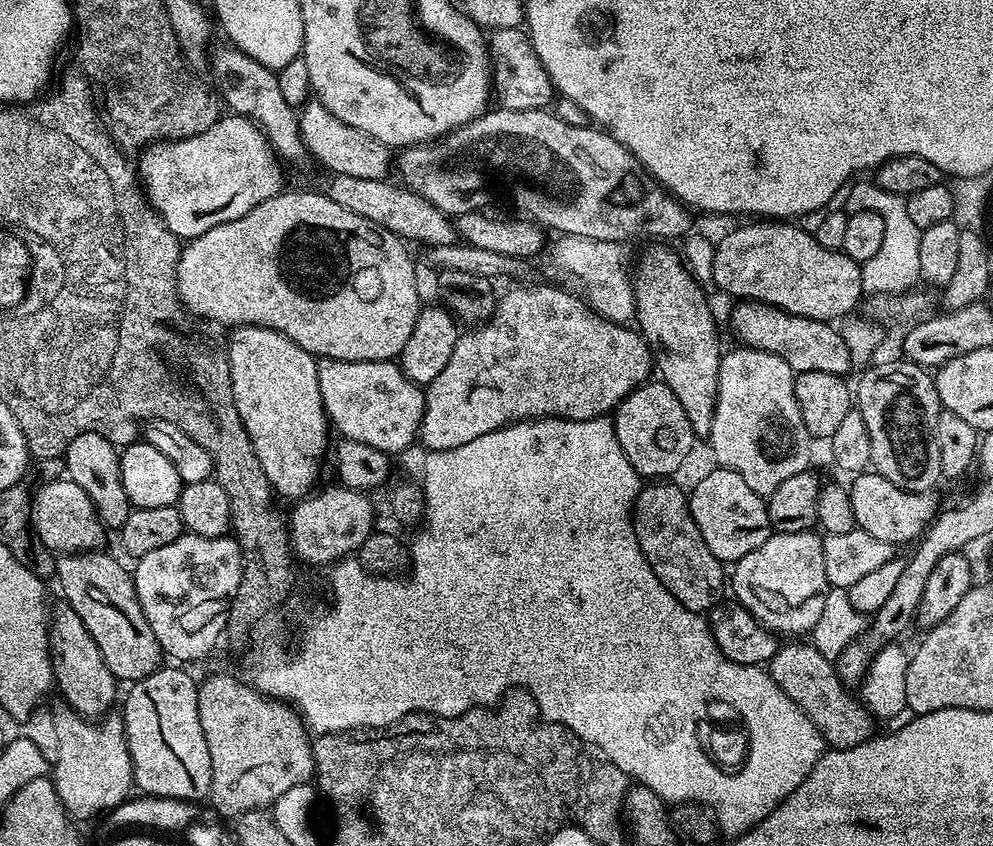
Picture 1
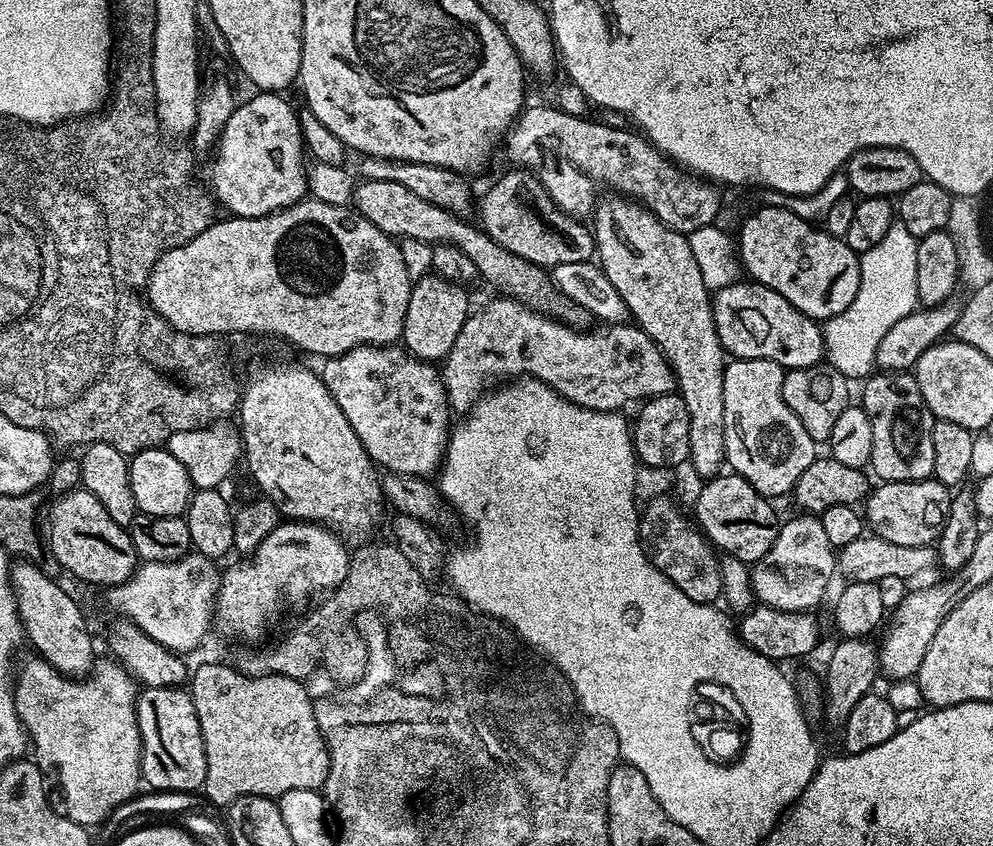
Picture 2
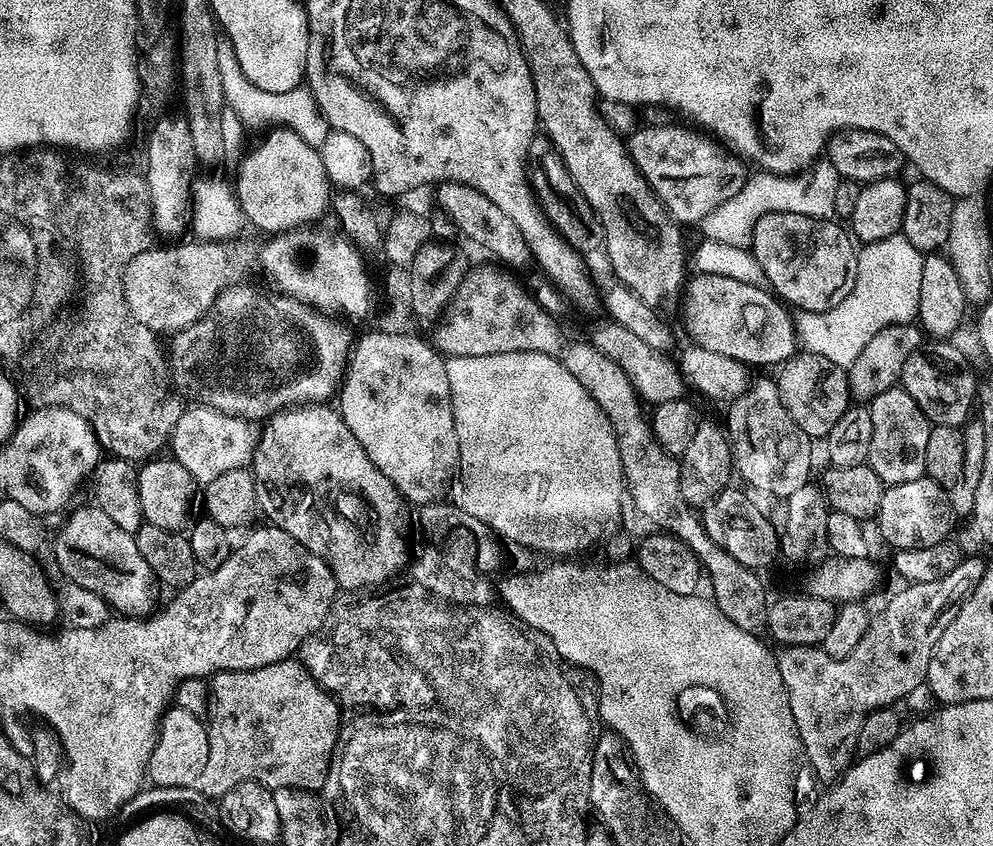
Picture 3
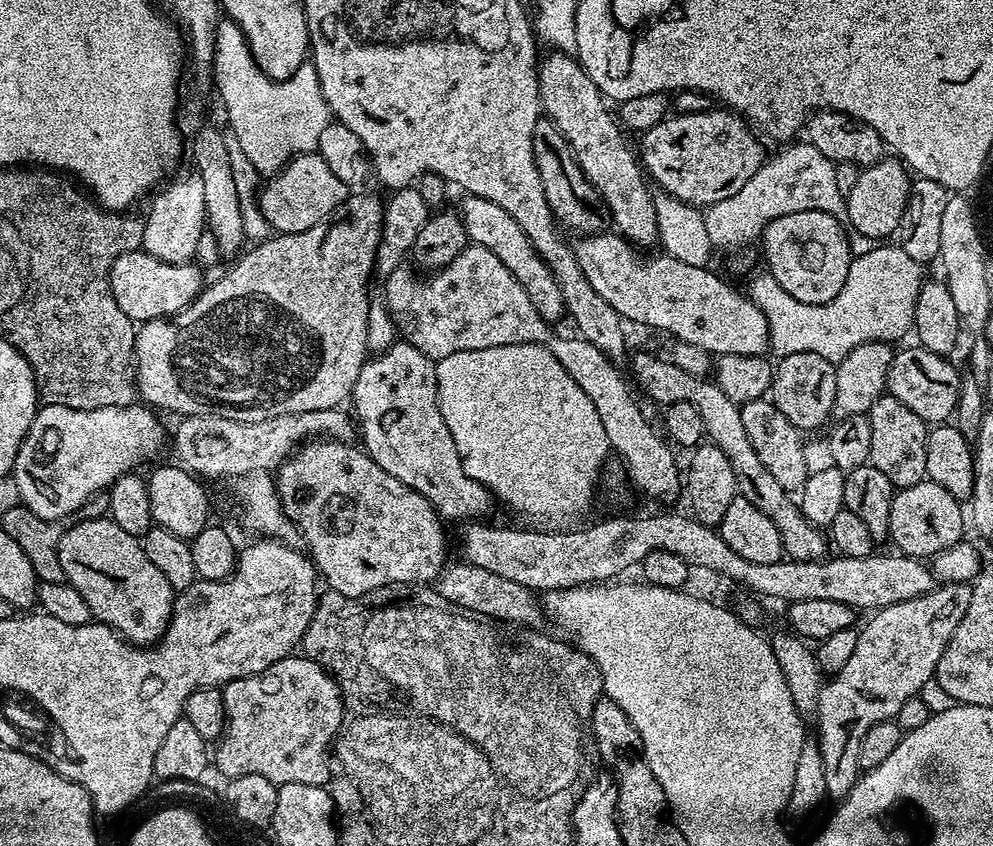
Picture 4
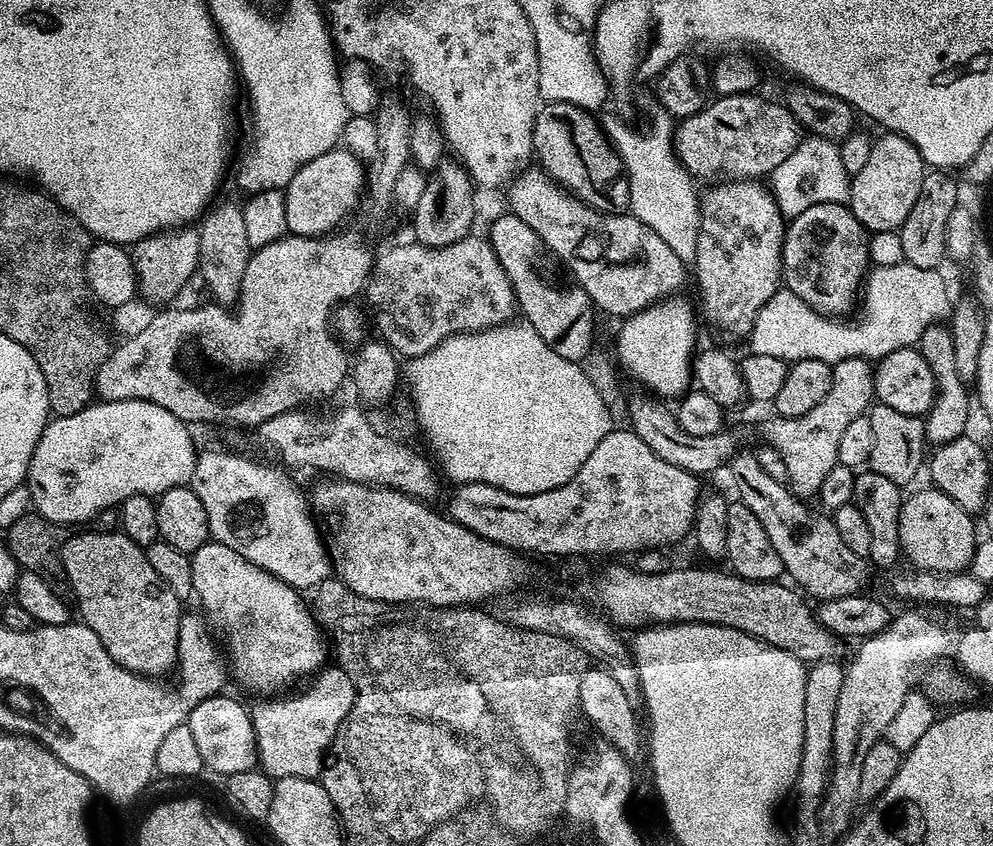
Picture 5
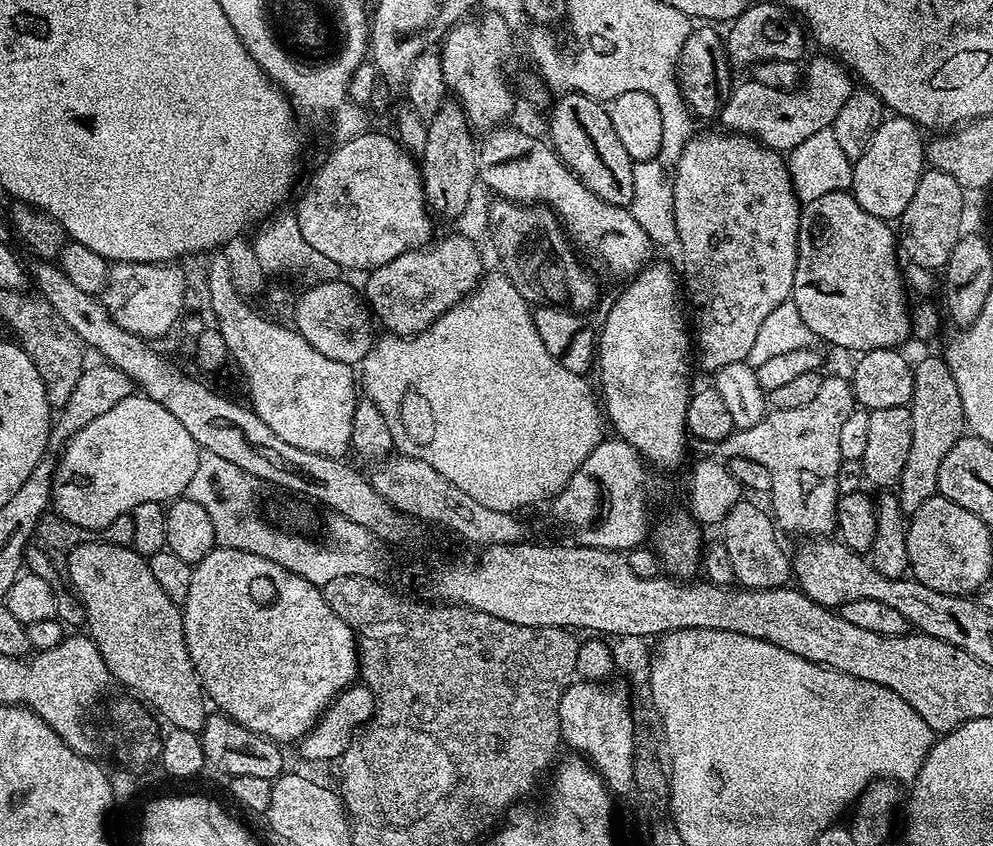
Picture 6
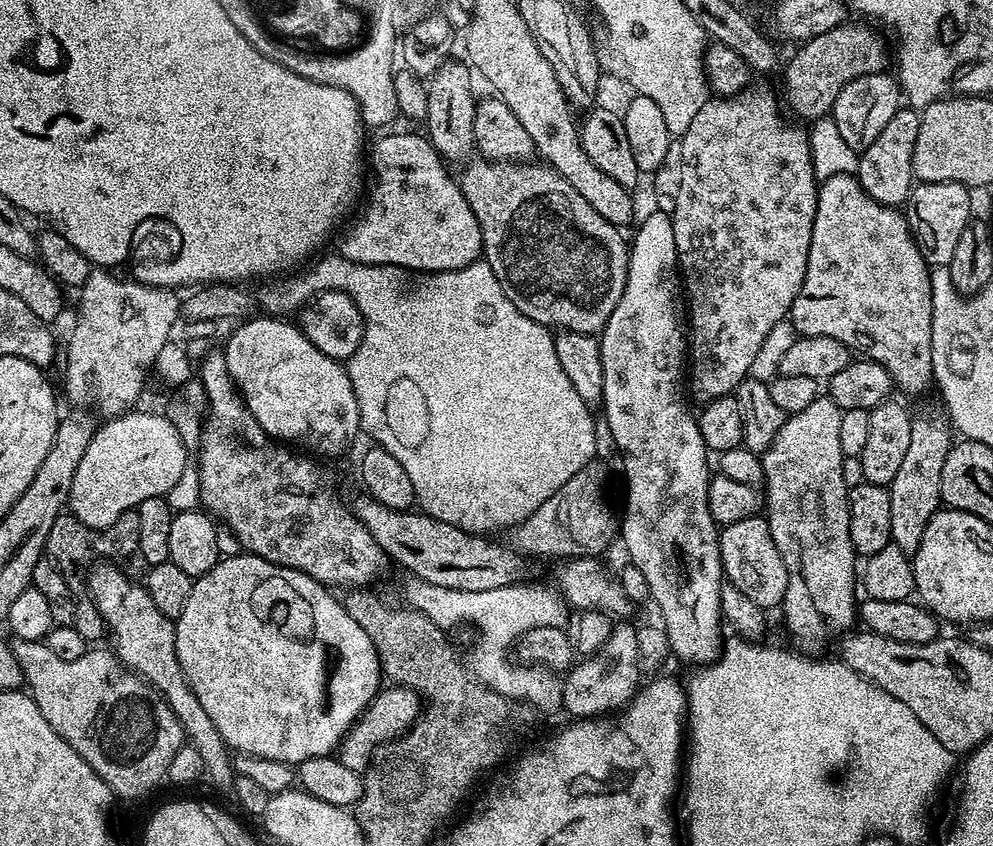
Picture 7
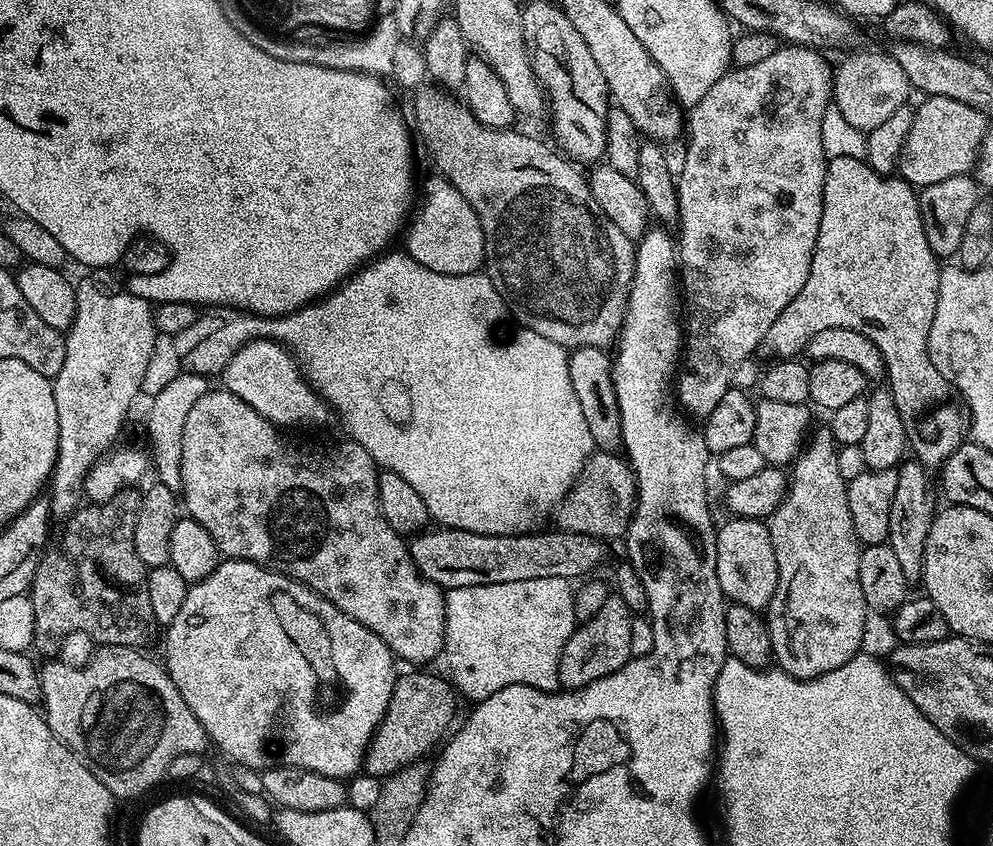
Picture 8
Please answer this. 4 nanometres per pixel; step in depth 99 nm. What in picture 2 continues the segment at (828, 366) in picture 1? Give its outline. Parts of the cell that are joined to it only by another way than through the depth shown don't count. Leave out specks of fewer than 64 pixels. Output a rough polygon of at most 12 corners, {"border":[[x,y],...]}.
{"border":[[755,282],[712,296],[729,357],[825,359],[824,329]]}

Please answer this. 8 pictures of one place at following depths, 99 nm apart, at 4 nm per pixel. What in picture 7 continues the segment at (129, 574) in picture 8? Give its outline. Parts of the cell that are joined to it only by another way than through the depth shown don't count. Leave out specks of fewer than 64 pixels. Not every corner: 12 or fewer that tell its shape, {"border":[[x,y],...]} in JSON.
{"border":[[139,517],[107,530],[54,518],[32,584],[56,624],[88,642],[105,635],[87,594],[72,596],[60,568],[124,562],[140,551]]}

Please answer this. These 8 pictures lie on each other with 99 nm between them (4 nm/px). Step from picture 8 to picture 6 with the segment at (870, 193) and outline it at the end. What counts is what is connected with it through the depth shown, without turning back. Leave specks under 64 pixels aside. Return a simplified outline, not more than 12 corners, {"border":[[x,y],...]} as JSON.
{"border":[[851,191],[803,205],[790,302],[863,354],[913,335],[898,236]]}

